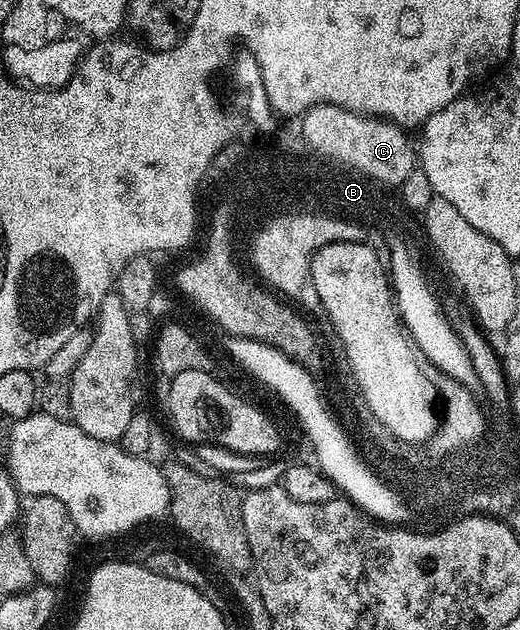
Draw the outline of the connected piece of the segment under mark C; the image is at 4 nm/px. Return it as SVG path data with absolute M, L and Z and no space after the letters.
M314 105L311 109L306 109L303 114L305 120L305 137L309 141L315 141L317 149L321 153L329 153L329 157L341 157L341 160L350 160L351 164L357 165L357 169L362 169L365 173L372 173L374 177L379 177L384 181L403 181L407 175L415 168L415 145L409 142L409 137L404 128L394 125L391 121L386 121L384 117L371 117L367 113L353 113L349 109L344 109L338 105Z

